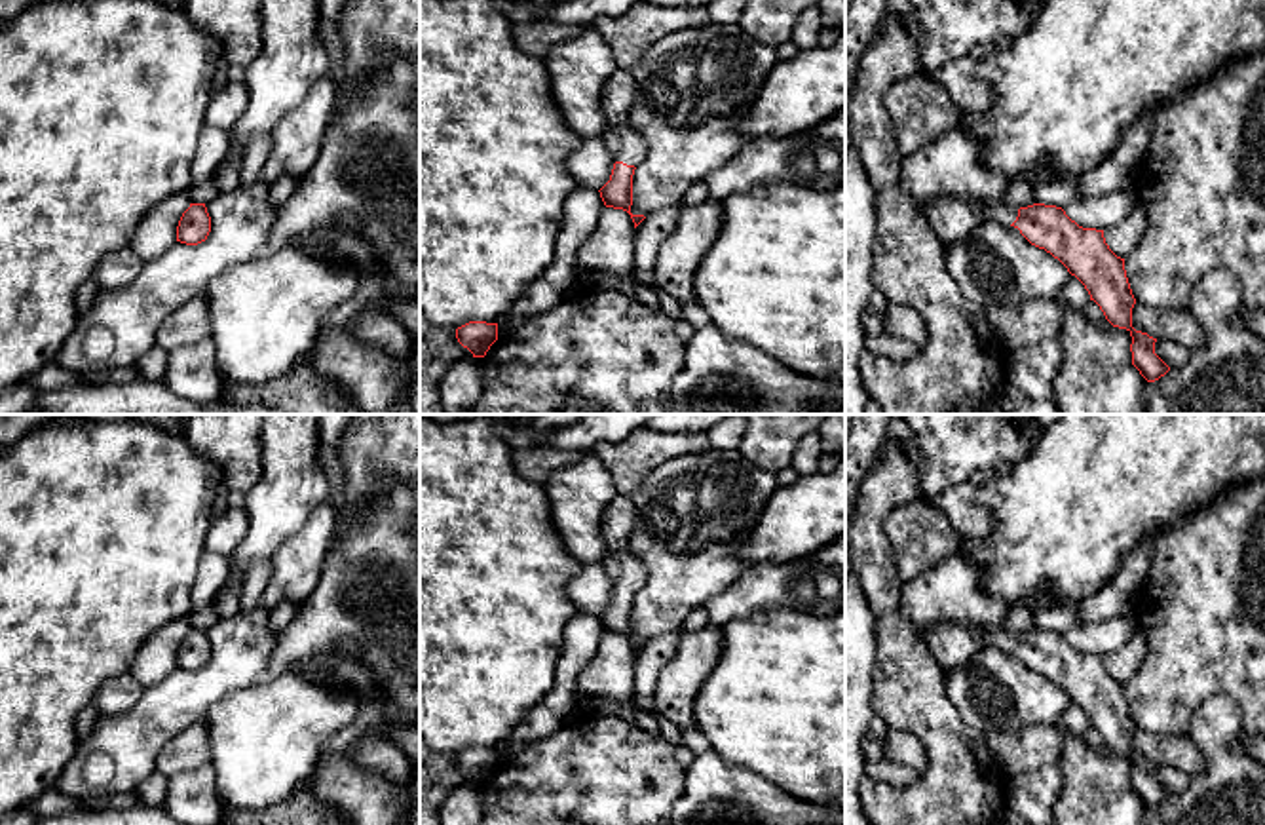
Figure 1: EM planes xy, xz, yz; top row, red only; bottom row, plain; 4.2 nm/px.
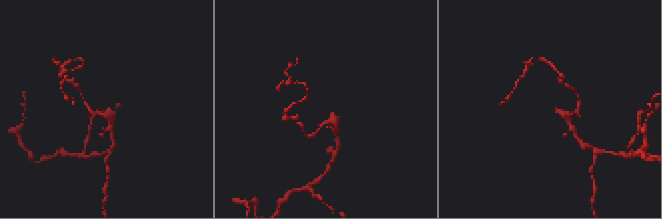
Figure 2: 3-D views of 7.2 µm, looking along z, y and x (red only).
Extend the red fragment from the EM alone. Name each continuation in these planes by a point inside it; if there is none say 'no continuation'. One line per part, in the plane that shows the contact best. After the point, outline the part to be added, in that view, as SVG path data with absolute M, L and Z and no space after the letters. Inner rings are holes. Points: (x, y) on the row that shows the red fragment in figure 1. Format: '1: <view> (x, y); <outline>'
1: xz (620, 94); M617 68L604 86L602 110L610 124L610 143L615 162L638 165L646 156L644 137L629 125L629 110L636 103L636 84L631 70Z

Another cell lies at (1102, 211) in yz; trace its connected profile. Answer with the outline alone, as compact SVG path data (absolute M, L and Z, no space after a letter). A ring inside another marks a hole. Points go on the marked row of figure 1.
M1130 186L1096 198L1079 198L1064 211L1083 228L1105 230L1124 221L1136 205L1138 196Z

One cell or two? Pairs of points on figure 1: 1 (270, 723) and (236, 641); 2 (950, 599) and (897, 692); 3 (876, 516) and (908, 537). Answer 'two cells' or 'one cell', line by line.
1: two cells
2: two cells
3: two cells

